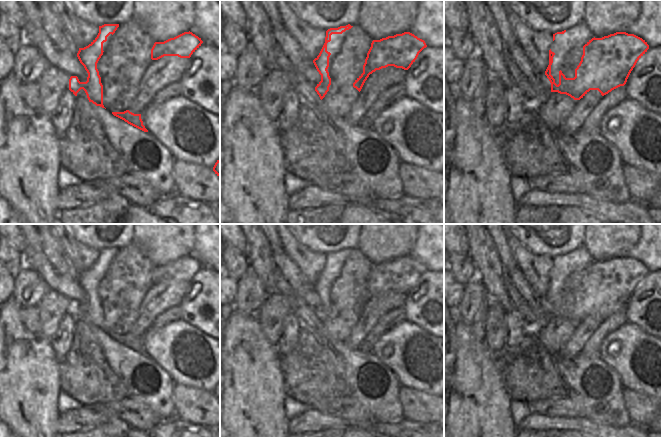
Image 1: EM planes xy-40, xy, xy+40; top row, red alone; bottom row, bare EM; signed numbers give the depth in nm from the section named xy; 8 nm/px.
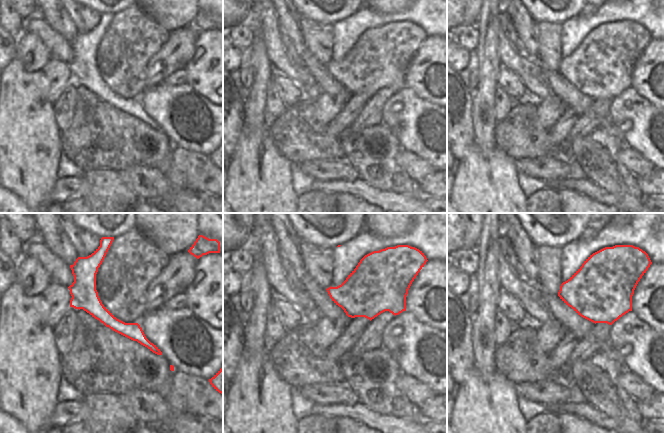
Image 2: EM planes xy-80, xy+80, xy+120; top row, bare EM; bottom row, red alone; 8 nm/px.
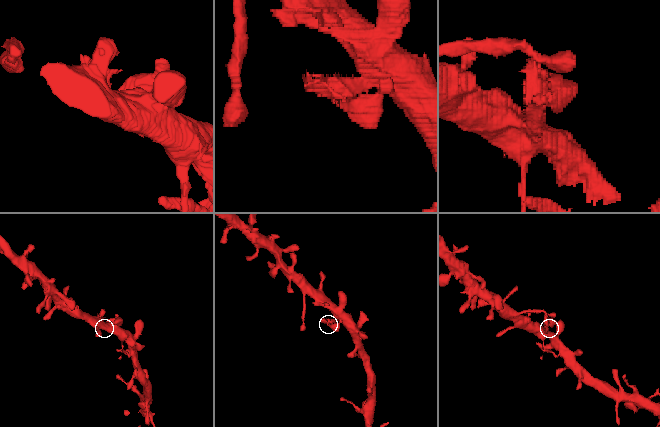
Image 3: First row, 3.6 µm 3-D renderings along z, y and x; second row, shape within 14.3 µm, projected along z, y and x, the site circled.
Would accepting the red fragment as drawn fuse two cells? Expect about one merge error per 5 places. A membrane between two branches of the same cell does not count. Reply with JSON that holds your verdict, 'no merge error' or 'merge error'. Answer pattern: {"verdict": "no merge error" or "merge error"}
{"verdict": "no merge error"}

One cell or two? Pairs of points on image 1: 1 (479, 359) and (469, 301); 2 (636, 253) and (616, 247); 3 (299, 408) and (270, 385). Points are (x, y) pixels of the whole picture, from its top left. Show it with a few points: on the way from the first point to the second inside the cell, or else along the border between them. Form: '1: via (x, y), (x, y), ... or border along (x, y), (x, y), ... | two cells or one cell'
1: border along (461, 319), (470, 324) | two cells
2: border along (641, 234), (639, 239), (624, 255) | two cells
3: border along (286, 395), (285, 416), (288, 420) | two cells

